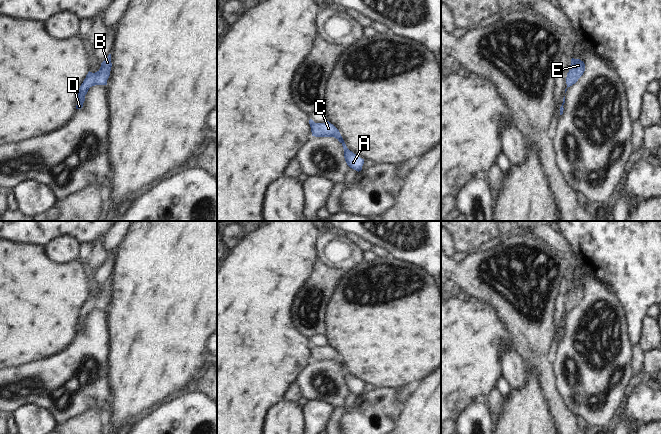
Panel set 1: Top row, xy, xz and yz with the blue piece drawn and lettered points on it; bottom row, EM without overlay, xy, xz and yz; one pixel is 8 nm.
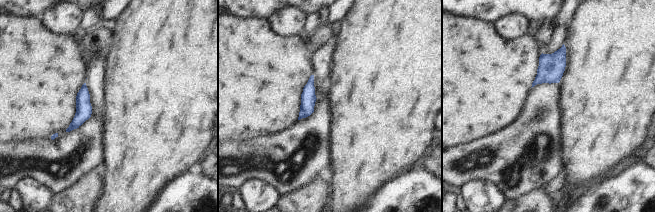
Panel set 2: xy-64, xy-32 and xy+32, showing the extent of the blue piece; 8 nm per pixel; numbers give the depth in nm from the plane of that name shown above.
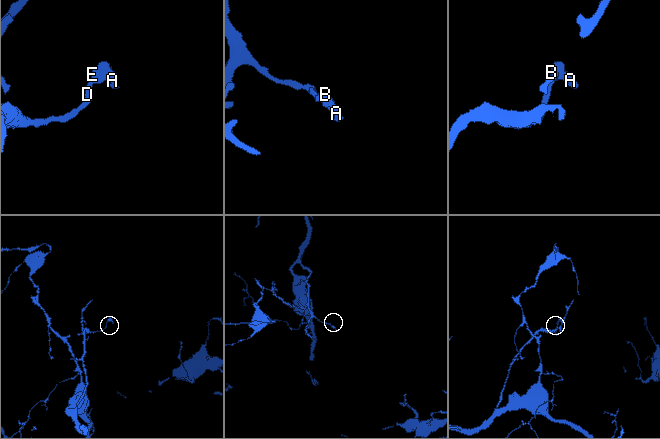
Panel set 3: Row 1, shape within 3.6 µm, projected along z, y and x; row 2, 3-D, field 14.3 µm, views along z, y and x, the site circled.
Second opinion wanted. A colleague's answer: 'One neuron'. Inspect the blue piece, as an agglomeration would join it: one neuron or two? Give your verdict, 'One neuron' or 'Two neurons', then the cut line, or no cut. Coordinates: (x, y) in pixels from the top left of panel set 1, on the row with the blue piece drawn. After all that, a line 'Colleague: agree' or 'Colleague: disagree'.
One neuron. No split.
Colleague: agree

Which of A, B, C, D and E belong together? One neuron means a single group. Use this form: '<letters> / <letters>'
A B C D E

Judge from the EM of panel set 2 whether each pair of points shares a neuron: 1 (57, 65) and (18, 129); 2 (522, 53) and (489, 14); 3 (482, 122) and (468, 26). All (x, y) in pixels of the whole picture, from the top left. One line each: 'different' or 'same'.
1: same
2: different
3: same

